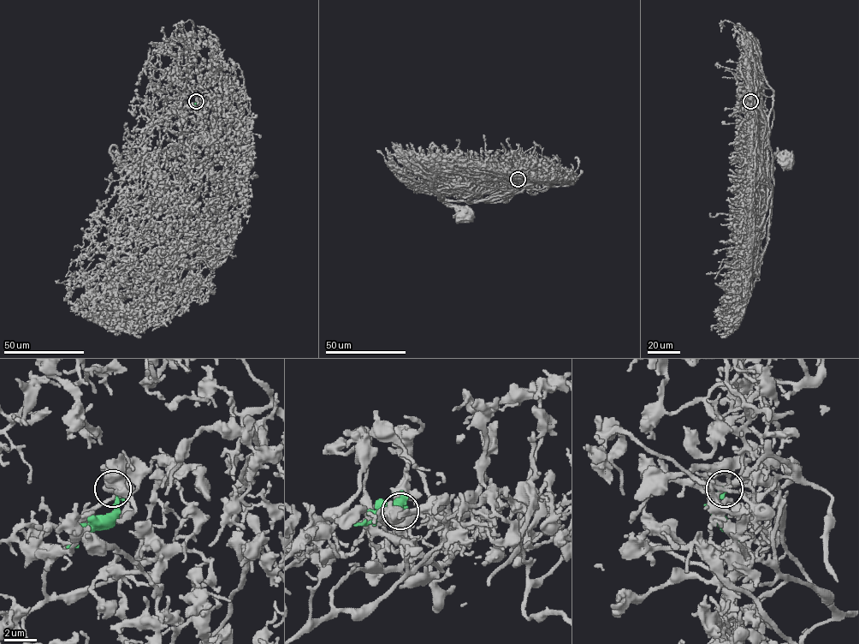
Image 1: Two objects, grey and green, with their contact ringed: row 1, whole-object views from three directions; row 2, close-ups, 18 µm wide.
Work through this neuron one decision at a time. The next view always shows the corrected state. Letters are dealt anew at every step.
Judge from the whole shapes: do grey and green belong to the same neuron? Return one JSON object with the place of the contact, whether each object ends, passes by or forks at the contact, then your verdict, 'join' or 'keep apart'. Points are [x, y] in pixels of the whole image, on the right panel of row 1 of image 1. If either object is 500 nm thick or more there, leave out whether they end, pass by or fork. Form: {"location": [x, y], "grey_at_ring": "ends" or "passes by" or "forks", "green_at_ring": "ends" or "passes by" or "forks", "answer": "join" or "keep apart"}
{"location": [750, 101], "grey_at_ring": "passes by", "green_at_ring": "ends", "answer": "join"}

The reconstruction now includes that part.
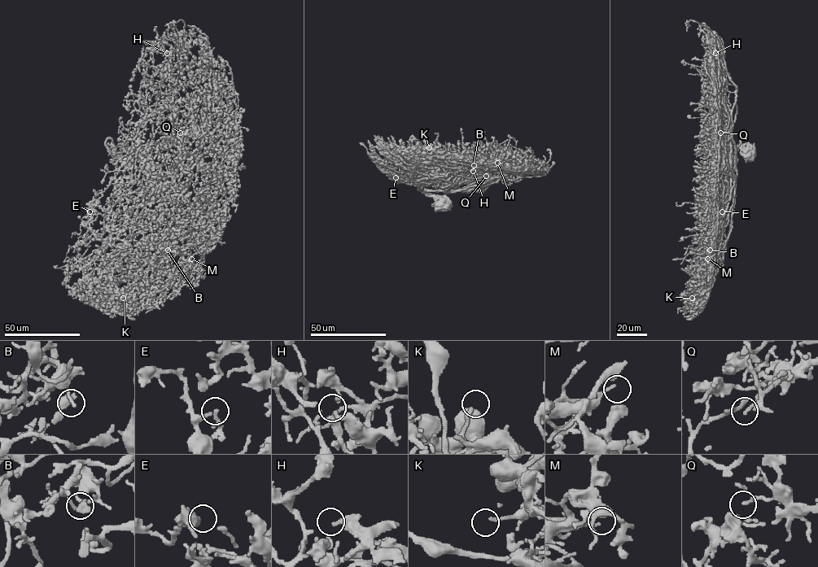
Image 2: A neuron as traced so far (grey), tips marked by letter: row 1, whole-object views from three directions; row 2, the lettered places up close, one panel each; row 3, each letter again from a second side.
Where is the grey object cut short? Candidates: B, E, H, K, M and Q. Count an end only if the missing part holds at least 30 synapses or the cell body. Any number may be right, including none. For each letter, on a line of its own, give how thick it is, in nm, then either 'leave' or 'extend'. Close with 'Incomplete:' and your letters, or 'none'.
B: 140 nm | leave
E: 180 nm | leave
H: 280 nm | leave
K: 180 nm | leave
M: 150 nm | leave
Q: 160 nm | leave
Incomplete: none

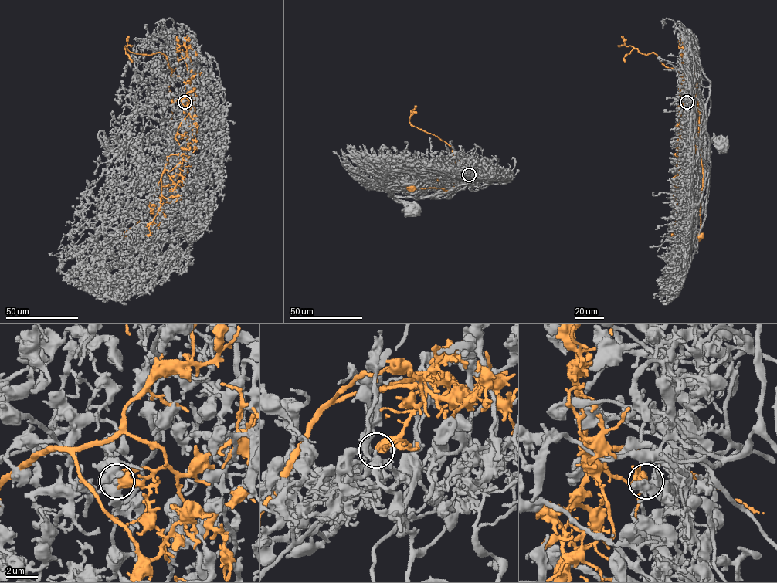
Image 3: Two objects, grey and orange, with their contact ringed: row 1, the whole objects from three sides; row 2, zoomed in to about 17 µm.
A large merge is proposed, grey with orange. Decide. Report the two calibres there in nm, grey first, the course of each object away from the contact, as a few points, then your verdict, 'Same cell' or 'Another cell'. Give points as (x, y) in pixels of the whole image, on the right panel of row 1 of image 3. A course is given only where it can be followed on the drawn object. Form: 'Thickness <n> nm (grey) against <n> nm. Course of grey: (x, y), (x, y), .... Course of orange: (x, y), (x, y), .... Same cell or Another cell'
Thickness 240 nm (grey) against 400 nm. Course of grey: (687, 102), (697, 115), (704, 116), (709, 153), (709, 145), (712, 141), (721, 147). Course of orange: (686, 102), (680, 97), (693, 103), (698, 110), (703, 177), (700, 212), (701, 235). Another cell

